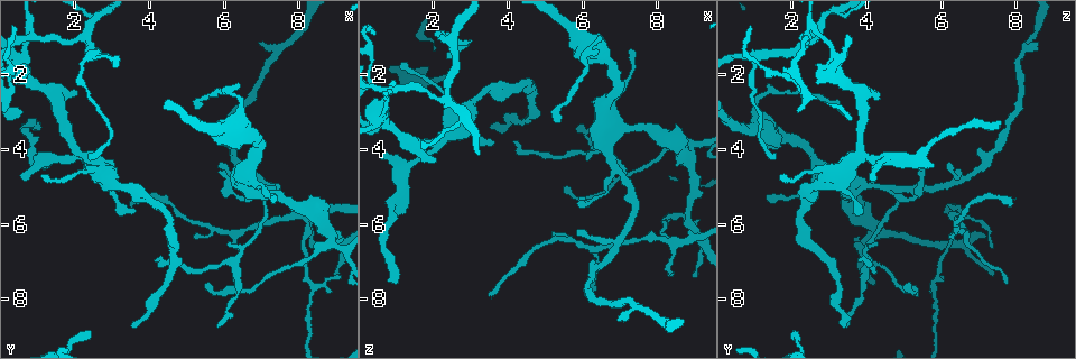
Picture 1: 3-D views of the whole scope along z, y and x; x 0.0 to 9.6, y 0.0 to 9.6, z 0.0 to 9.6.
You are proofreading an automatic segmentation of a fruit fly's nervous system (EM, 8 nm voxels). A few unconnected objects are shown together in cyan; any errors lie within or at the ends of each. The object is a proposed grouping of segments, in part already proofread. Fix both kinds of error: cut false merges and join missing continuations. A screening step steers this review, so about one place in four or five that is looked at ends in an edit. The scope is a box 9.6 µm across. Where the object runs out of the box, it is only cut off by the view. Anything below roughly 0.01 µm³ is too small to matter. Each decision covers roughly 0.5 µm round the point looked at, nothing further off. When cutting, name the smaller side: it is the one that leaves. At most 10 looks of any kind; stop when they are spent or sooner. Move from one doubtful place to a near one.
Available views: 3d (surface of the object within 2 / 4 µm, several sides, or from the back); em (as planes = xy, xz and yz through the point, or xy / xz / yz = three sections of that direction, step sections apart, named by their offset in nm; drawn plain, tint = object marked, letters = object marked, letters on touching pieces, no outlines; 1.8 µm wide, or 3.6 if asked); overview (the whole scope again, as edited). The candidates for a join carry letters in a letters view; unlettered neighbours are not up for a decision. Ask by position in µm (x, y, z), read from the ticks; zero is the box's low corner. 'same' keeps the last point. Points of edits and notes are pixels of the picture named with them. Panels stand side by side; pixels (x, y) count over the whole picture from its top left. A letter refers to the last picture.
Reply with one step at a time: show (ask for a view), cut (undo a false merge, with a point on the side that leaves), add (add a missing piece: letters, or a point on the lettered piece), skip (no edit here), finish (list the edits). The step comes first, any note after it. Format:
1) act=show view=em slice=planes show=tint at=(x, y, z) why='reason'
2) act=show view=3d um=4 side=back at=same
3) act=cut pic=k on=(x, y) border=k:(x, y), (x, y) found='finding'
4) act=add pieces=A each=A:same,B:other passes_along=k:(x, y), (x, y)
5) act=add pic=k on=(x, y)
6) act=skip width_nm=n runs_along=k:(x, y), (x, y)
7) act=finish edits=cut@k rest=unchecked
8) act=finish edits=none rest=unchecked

act=show view=3d um=2 at=(0.95, 3.35, 7.55)

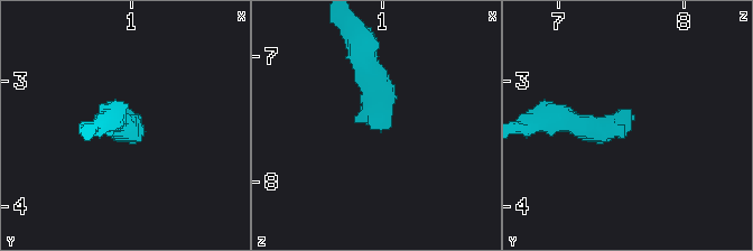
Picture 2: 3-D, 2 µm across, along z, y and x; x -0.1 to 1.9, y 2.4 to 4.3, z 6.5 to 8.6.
act=show view=em slice=planes show=tint at=(0.98, 3.28, 7.62)

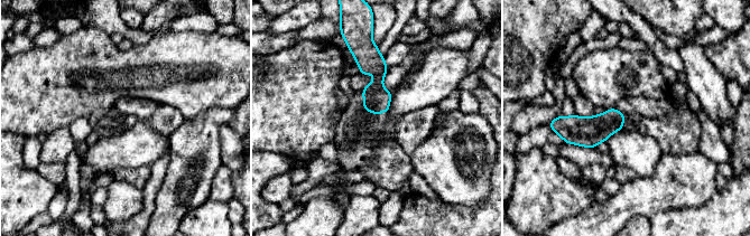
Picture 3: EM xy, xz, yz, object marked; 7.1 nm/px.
act=show view=em slice=planes show=letters at=same

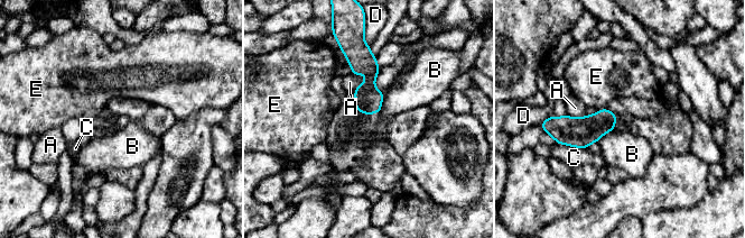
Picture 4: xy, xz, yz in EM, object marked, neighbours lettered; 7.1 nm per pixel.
act=skip width_nm=160 each=A:other,B:other,C:other,D:other,E:other found='no lettered piece goes on from it'

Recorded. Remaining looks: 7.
act=show view=3d um=2 side=back at=(3.50, 5.55, 7.95) why='end of a long branch'

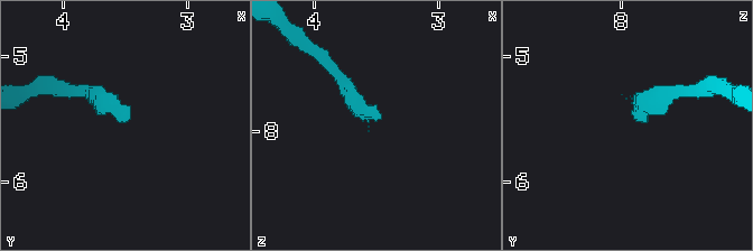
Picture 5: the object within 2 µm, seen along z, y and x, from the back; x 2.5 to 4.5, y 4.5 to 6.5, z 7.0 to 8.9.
act=show view=em slice=yz step=16 show=letters at=(3.46, 5.52, 7.90)

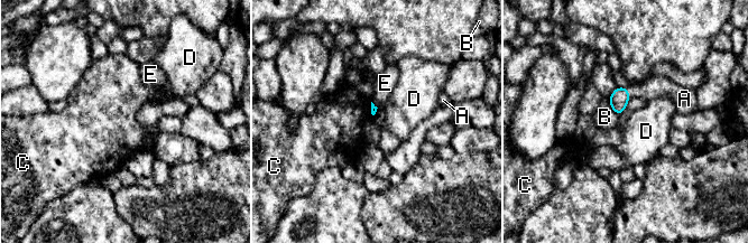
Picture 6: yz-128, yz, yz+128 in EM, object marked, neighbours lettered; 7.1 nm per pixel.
act=show view=em slice=planes show=letters at=same why='cut it another way'

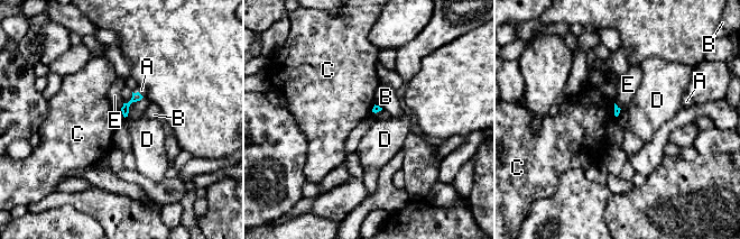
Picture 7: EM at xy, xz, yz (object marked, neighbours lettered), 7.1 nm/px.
act=add pieces=A each=A:same,B:other,C:other,D:other,E:other passes_along=7:(125, 109), (138, 92), (141, 90) found='the neuron continues'

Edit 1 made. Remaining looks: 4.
act=show view=em slice=planes show=letters at=(8.40, 7.70, 5.75) why='arms part here'

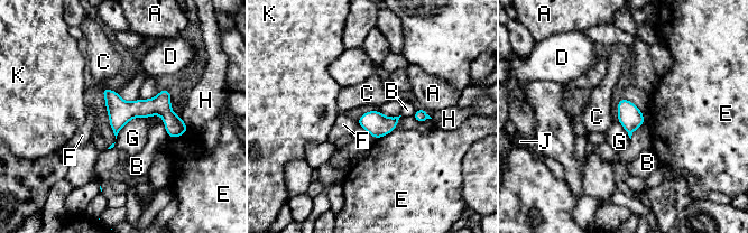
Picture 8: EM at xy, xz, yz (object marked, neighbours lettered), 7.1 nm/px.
act=skip each=A:other,B:other,C:other,D:other,E:other,F:other,G:other,H:other,J:other,K:other runs_along=8:(104, 91), (184, 128) found='one neuron here'

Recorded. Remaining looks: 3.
act=show view=em slice=planes show=letters at=(2.35, 8.90, 2.05) why='branch stops here'

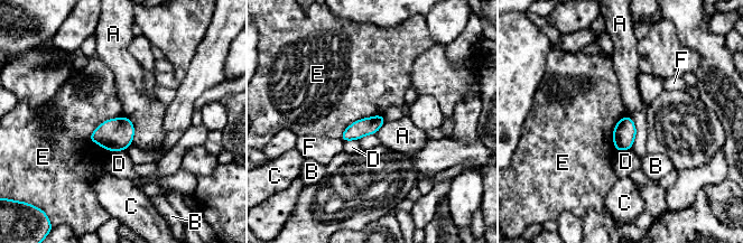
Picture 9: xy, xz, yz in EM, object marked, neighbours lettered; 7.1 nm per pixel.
act=skip each=A:other,B:other,C:other,D:other,E:other,F:other border=9:(123, 114), (104, 120), (87, 139) found='none of them fits'

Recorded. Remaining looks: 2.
act=finish edits=add@7 rest=unchecked

